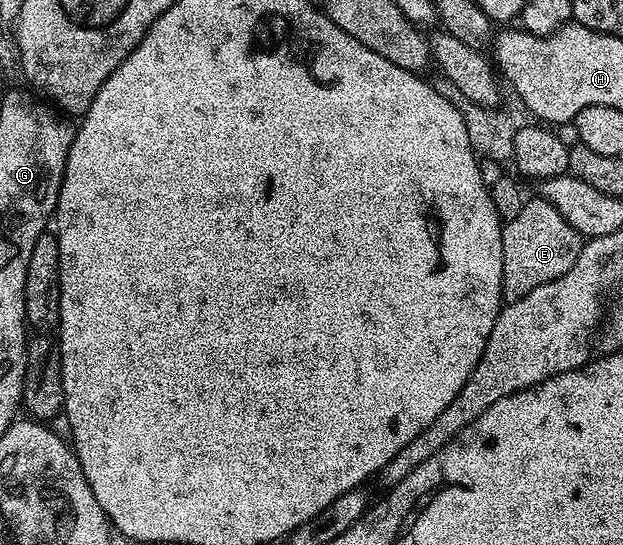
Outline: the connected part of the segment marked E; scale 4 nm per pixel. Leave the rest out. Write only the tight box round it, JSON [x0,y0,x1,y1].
[502,197,582,303]

